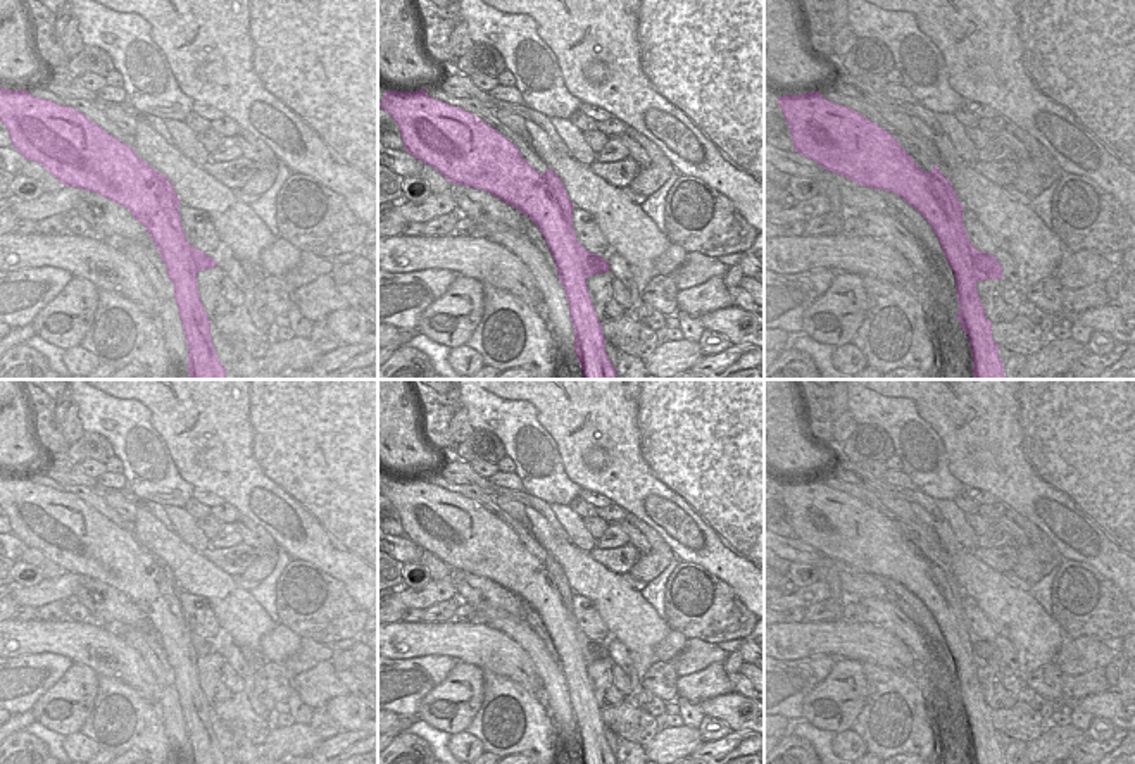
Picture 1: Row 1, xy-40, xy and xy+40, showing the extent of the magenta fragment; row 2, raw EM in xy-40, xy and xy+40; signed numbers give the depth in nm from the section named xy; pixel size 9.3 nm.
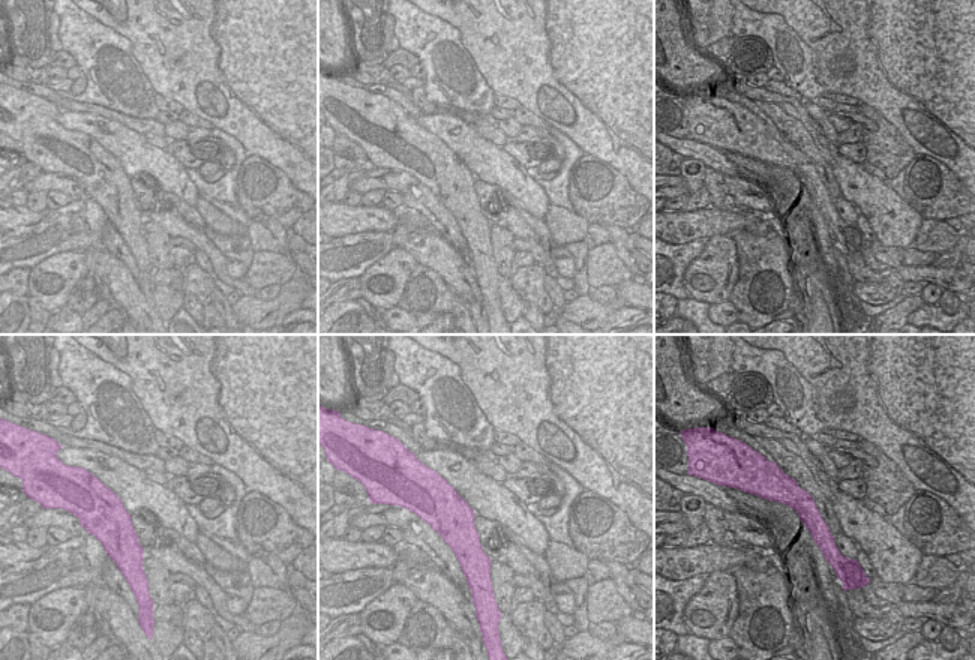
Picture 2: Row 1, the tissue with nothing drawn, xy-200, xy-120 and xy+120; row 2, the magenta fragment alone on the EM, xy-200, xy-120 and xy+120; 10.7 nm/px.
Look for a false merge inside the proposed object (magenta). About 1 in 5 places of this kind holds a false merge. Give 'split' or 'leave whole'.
split

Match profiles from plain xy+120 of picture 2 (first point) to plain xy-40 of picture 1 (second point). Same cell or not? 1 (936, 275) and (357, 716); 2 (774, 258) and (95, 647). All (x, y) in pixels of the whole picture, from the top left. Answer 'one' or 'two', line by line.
1: one
2: two

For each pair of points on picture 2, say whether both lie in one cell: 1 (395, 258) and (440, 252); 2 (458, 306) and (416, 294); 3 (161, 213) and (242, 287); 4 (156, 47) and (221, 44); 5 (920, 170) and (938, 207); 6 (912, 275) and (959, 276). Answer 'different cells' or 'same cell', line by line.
1: different cells
2: same cell
3: same cell
4: same cell
5: same cell
6: same cell

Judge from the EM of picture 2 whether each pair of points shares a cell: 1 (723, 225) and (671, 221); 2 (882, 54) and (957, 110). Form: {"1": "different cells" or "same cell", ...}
{"1": "same cell", "2": "same cell"}

